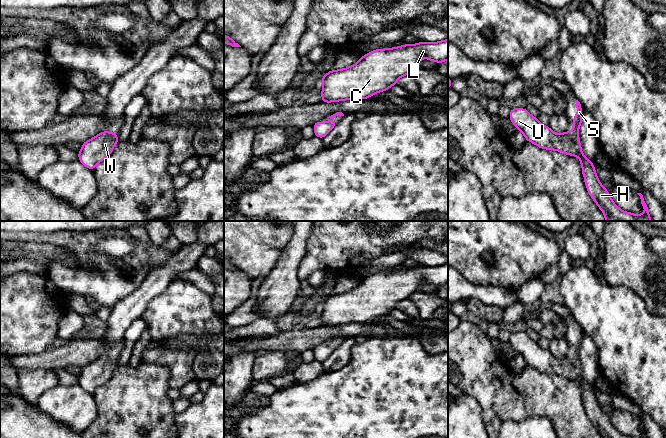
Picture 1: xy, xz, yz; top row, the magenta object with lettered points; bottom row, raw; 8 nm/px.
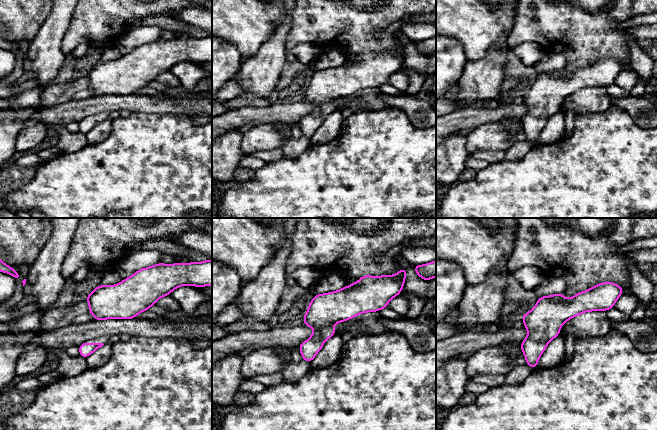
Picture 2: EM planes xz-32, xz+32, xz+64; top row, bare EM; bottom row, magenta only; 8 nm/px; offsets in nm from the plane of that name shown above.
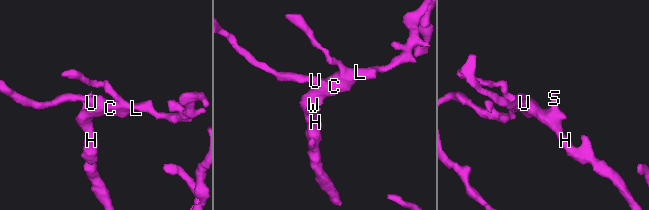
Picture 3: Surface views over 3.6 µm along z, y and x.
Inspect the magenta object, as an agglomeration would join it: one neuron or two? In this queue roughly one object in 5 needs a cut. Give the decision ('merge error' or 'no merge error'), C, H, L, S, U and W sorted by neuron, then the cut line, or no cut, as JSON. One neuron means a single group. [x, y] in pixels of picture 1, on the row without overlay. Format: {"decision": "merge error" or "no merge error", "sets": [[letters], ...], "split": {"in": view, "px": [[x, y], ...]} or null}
{"decision": "no merge error", "sets": [["C", "H", "L", "S", "U", "W"]], "split": null}

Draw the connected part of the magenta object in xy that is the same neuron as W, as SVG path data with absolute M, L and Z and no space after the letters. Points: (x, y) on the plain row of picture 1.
M103 355L82 368L82 372L78 376L78 384L93 395L98 387L112 377L118 366L118 357Z

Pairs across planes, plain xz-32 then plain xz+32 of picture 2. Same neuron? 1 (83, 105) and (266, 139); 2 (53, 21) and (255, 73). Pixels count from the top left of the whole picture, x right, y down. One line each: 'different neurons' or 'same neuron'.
1: different neurons
2: same neuron

